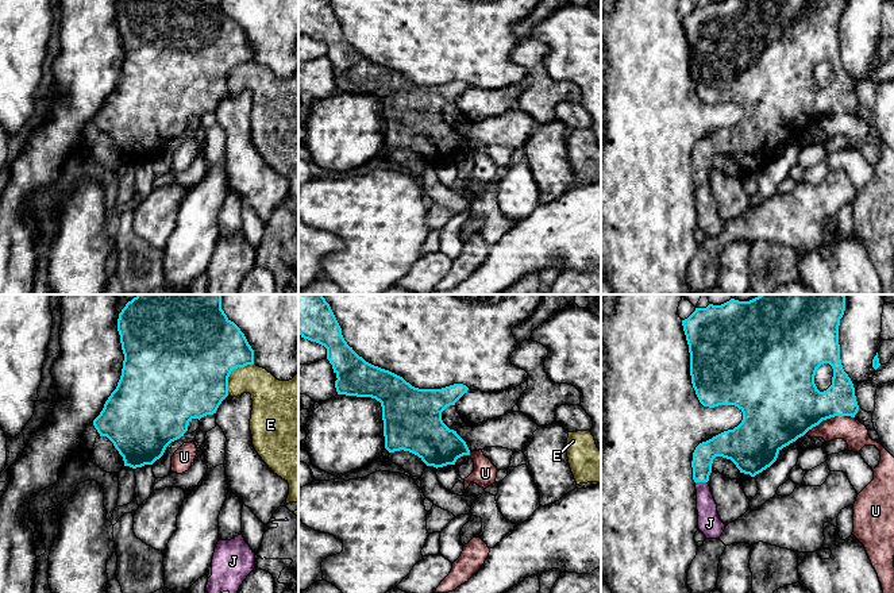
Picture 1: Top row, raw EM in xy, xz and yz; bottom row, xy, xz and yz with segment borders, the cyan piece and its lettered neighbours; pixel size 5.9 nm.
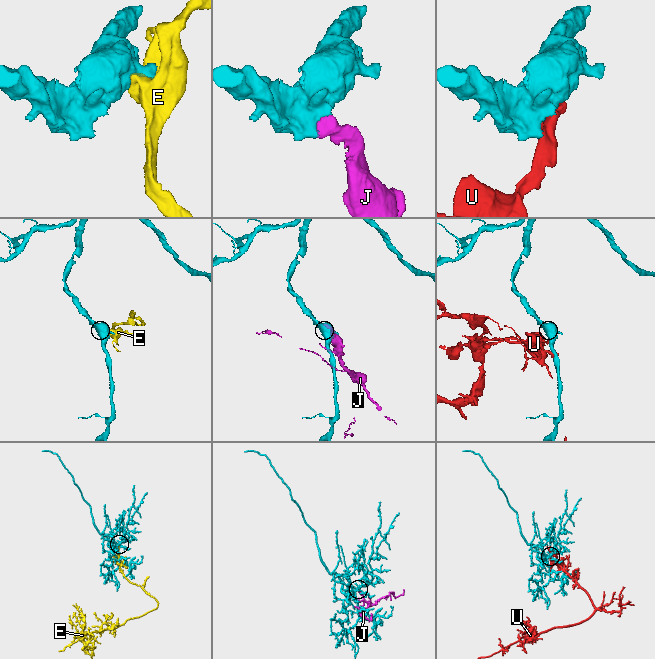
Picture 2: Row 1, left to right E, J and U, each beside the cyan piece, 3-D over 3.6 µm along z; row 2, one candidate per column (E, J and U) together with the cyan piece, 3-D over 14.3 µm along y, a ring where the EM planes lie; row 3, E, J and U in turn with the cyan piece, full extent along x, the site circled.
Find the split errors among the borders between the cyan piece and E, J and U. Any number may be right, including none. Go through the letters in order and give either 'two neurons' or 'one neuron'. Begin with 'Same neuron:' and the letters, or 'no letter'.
Same neuron: J
E: two neurons
J: one neuron
U: two neurons

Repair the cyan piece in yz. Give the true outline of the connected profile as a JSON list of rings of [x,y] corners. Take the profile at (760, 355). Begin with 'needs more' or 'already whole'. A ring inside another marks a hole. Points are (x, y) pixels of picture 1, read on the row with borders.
needs more; [[[759,294],[750,301],[731,299],[721,305],[709,304],[682,320],[690,353],[691,384],[704,407],[735,405],[743,412],[741,423],[700,443],[693,453],[693,480],[697,490],[698,530],[706,539],[718,539],[725,524],[720,520],[717,504],[708,484],[716,457],[731,459],[740,473],[755,477],[770,467],[779,451],[804,436],[822,420],[851,416],[859,411],[855,388],[840,359],[839,326],[845,311],[844,294]],[[829,363],[832,385],[820,392],[814,384],[817,369]]]

